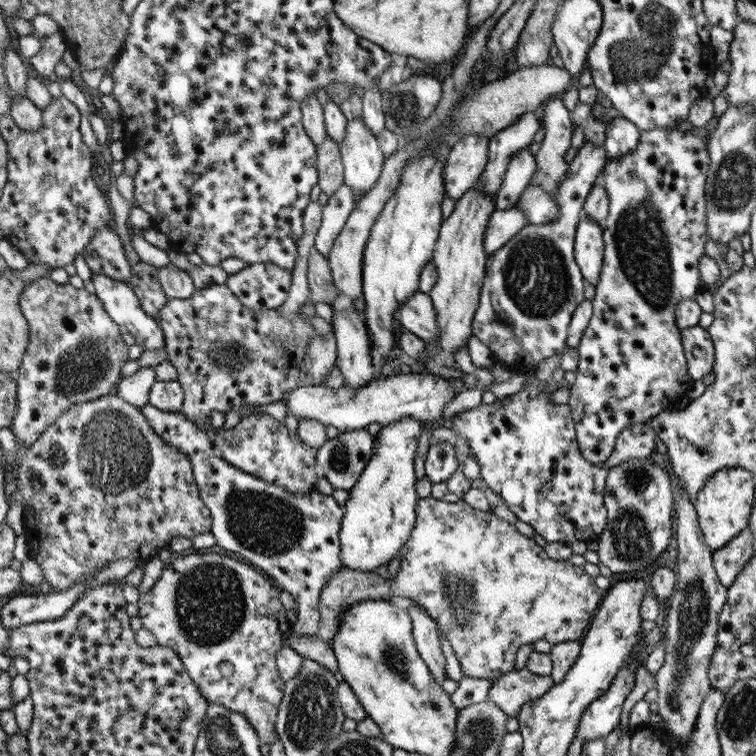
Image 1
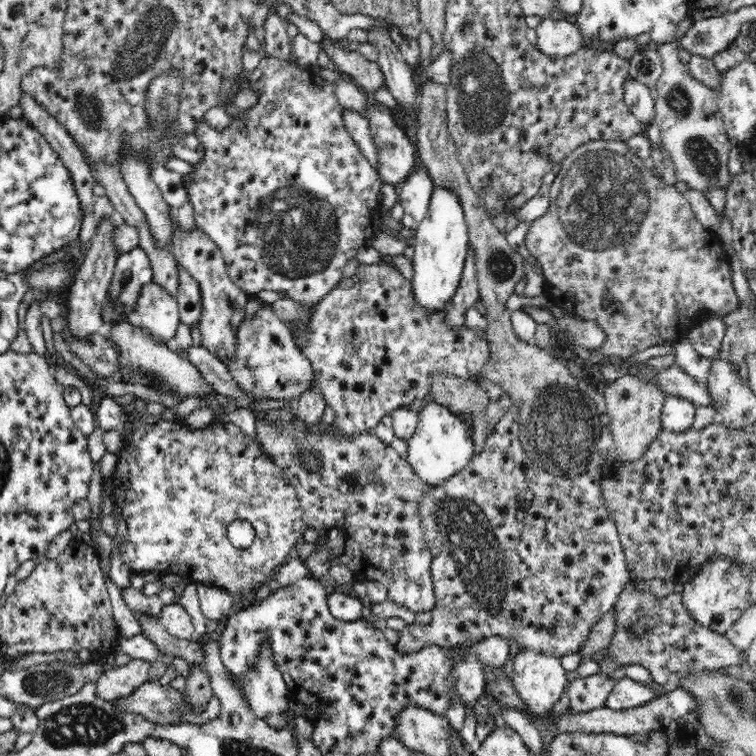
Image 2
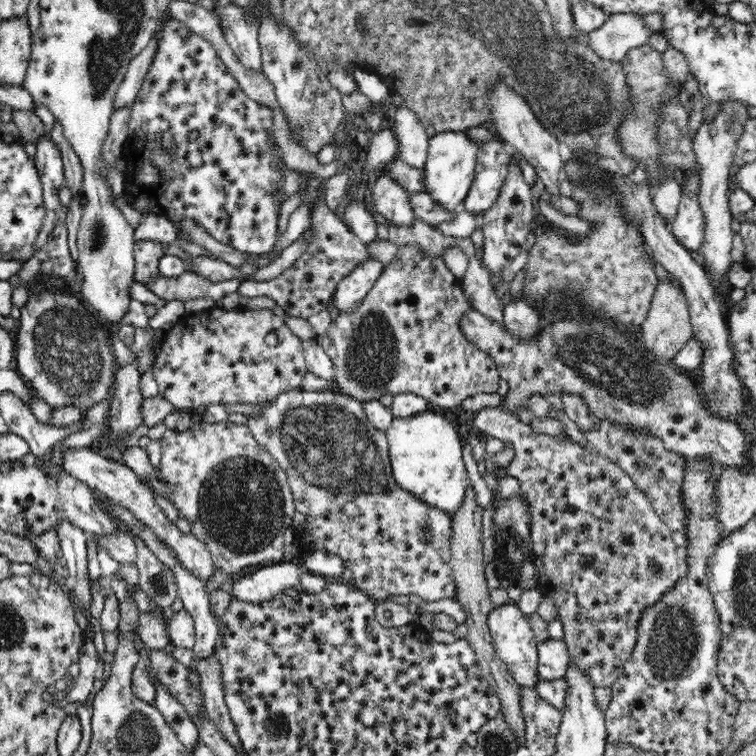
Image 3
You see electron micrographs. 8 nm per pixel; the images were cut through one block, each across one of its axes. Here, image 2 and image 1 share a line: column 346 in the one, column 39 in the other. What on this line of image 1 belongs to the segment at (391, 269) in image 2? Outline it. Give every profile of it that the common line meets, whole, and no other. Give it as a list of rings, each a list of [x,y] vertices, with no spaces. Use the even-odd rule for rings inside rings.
[[[50,277],[37,278],[26,283],[19,298],[24,318],[29,324],[29,345],[16,374],[18,388],[17,417],[9,428],[18,437],[19,456],[27,453],[29,446],[45,433],[50,425],[75,405],[110,396],[120,380],[120,368],[128,358],[128,346],[122,342],[122,328],[105,311],[103,302],[85,288],[76,289],[70,283],[58,284]]]

